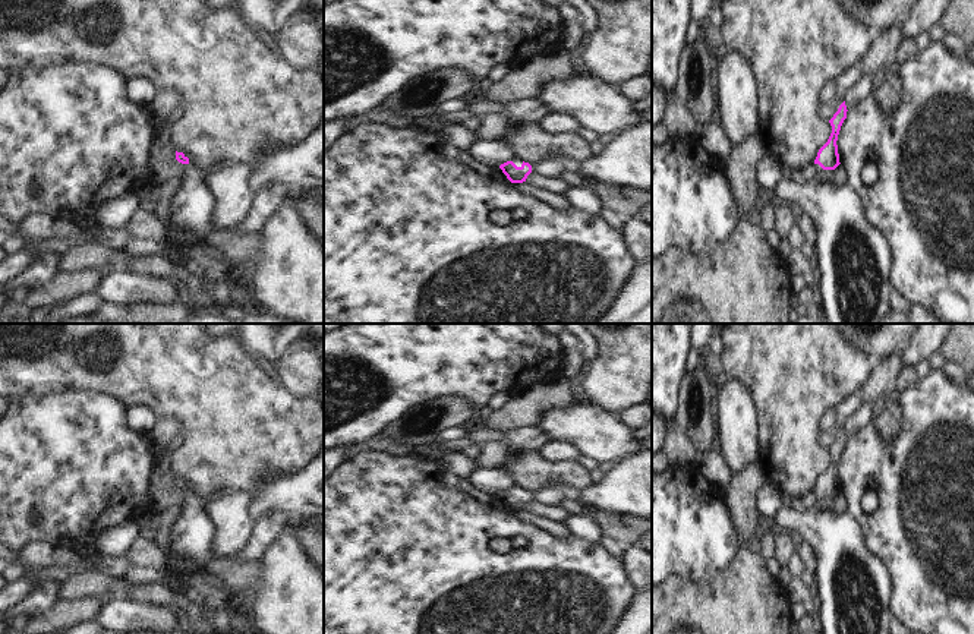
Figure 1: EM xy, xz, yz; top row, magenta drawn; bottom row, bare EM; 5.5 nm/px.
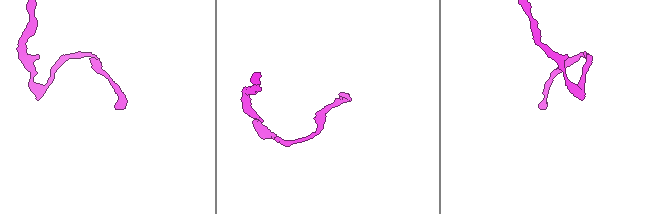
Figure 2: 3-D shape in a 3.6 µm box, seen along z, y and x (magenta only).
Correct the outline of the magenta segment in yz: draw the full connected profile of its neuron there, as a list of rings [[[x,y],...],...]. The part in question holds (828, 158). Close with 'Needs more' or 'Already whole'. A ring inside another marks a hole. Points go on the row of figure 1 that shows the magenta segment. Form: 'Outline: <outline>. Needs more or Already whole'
Outline: [[[845,101],[829,120],[832,133],[819,149],[814,160],[816,176],[803,184],[782,179],[775,187],[779,199],[807,214],[817,231],[814,253],[820,268],[820,297],[823,316],[829,324],[880,324],[891,309],[891,246],[885,234],[867,220],[861,198],[850,184],[836,184],[825,179],[826,170],[835,170],[839,163],[838,135],[847,119]]]. Needs more

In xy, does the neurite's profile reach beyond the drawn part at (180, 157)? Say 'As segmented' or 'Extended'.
Extended

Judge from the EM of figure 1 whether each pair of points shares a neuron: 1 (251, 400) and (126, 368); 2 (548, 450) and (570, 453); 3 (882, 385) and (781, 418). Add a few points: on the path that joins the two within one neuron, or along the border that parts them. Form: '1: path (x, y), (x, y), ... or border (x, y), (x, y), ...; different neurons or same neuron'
1: path (220, 397), (207, 384), (175, 368), (157, 368); same neuron
2: path (554, 450), (564, 451); same neuron
3: border (875, 363), (860, 393); different neurons

